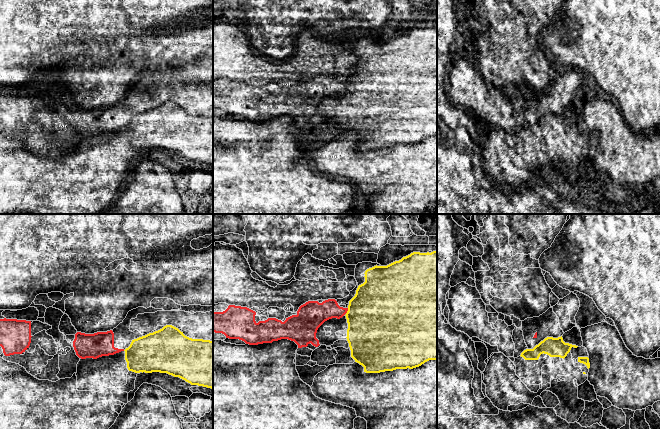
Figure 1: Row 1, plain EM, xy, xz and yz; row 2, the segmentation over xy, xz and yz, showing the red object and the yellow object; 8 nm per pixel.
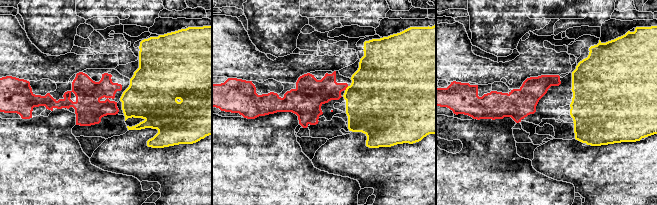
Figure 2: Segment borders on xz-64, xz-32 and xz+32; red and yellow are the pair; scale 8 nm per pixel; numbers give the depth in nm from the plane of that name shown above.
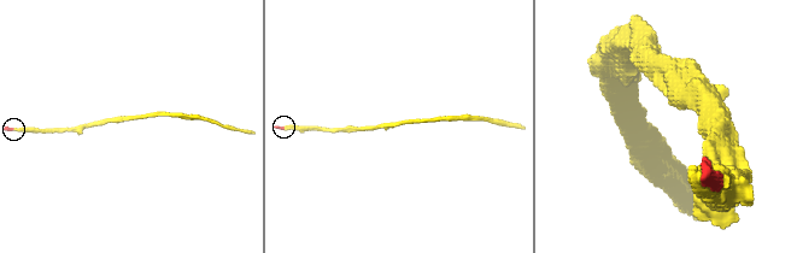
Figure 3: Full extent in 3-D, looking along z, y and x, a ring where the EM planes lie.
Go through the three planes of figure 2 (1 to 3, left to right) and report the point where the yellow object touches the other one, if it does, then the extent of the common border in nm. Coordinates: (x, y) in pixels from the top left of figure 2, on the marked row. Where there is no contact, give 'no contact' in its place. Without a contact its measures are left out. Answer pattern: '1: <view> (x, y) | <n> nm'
1: no contact
2: xz-32 (346, 87) | 50 nm
3: no contact

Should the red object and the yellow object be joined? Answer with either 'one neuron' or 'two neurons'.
two neurons

